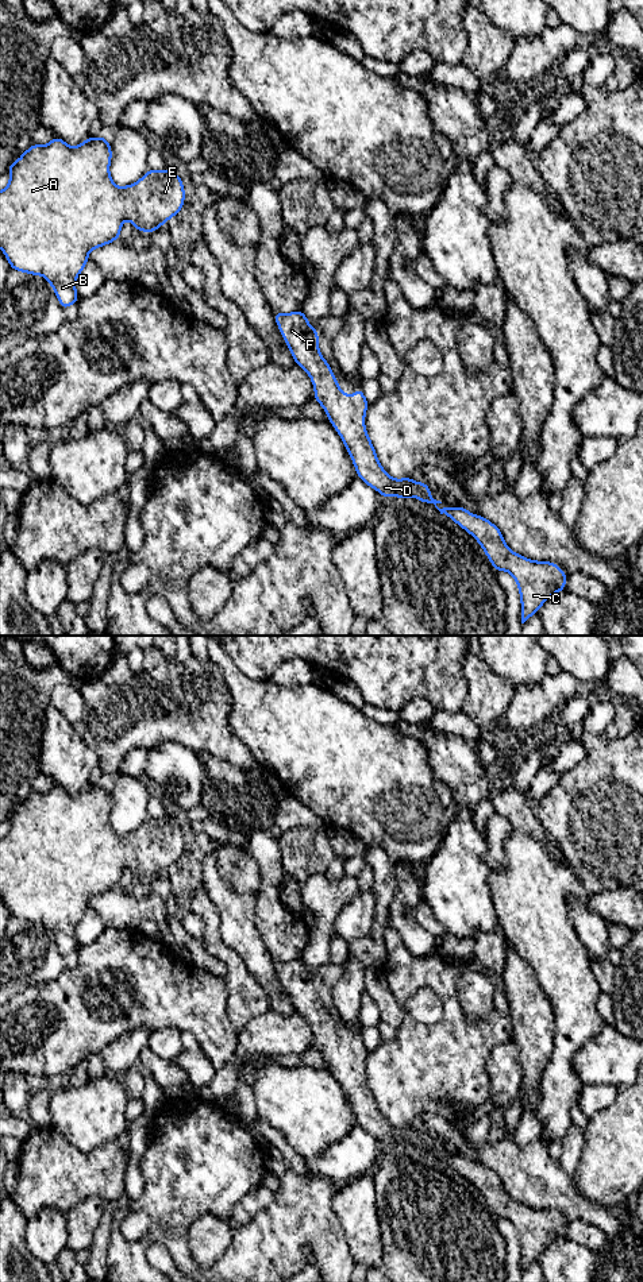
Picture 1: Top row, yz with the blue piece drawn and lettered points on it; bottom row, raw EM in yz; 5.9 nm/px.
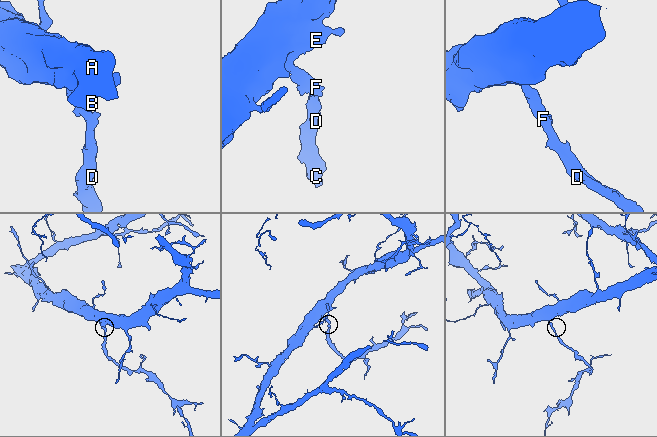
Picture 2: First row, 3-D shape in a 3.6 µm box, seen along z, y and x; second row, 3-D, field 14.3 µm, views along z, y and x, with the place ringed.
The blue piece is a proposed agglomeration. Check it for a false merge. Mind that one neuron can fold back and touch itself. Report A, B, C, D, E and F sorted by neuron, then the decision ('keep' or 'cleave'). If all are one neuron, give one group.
A B C D E F | keep

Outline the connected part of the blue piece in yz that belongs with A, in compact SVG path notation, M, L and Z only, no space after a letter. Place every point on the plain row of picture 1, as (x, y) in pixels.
M53 785L45 793L32 792L8 815L9 831L0 839L0 896L11 916L43 923L65 958L78 950L76 927L93 896L115 889L124 868L149 881L177 862L185 846L176 819L151 816L135 831L119 835L109 823L111 792L88 785L77 795Z

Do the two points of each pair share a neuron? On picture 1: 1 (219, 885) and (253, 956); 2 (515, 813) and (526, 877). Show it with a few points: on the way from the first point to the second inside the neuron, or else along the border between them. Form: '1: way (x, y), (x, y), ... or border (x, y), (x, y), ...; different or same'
1: way (230, 903), (238, 912), (238, 929), (243, 938); same
2: border (513, 829), (535, 837), (545, 848); different

